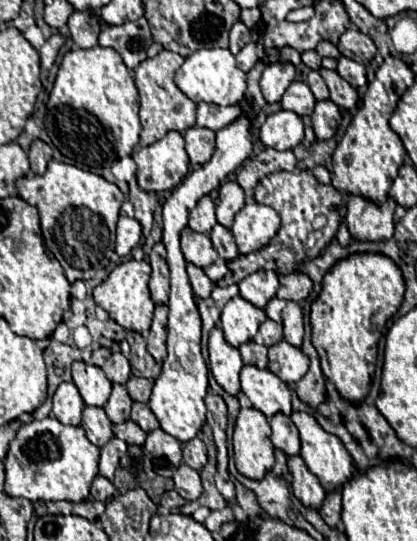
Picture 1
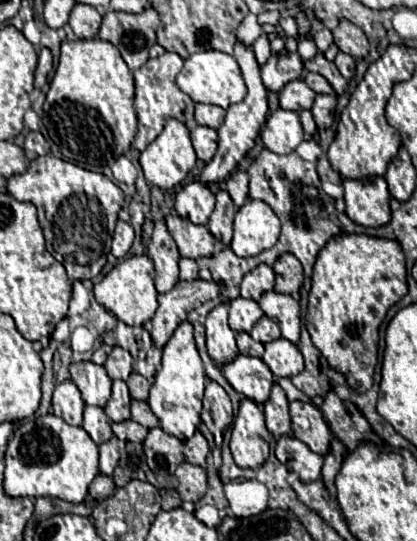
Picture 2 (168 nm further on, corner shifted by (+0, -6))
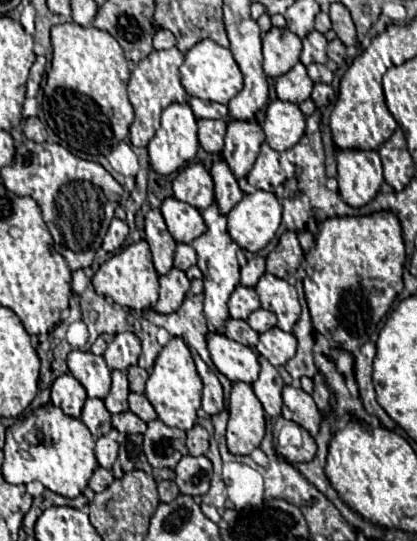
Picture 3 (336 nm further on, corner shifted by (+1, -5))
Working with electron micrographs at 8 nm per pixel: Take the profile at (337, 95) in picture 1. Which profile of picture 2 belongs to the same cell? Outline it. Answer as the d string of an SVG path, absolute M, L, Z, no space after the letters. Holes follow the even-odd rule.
M318 51L312 59L304 61L304 67L306 67L308 71L316 71L316 73L324 75L324 77L328 79L328 83L334 87L336 95L342 95L342 93L344 93L344 89L346 89L346 79L340 75L340 71L336 69L336 65L324 57L322 51Z

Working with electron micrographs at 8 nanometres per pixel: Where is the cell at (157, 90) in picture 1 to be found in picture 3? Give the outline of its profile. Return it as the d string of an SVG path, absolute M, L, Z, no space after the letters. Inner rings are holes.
M169 48L169 50L153 50L145 60L141 60L133 72L131 72L131 80L129 80L129 100L135 108L135 120L129 128L129 140L133 146L147 146L149 140L153 138L153 132L159 128L159 118L161 112L175 104L175 102L187 102L187 92L181 86L179 80L179 66L183 64L183 54L177 48Z

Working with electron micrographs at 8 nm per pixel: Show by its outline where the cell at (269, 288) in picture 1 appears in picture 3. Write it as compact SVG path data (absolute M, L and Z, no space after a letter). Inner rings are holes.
M255 256L247 260L247 264L241 268L241 284L247 288L253 288L263 274L265 274L265 258Z

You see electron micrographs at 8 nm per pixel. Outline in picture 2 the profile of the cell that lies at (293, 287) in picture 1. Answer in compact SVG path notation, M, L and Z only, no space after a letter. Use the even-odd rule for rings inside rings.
M284 253L276 259L274 273L276 273L276 283L274 283L276 291L288 293L288 295L296 295L300 291L304 273L302 273L300 261L292 253Z

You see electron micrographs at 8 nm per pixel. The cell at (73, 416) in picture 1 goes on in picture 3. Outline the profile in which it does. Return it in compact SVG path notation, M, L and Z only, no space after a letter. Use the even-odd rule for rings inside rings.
M71 374L59 376L51 386L51 402L71 418L79 418L85 400L87 394L83 386Z

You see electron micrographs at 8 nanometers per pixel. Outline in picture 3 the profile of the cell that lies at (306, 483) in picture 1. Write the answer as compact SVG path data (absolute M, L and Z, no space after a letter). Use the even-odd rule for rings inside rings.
M301 428L301 436L303 436L303 444L299 448L293 448L293 446L287 446L287 448L279 448L279 452L293 464L297 462L311 462L317 454L317 444L315 440L309 436L307 430Z

